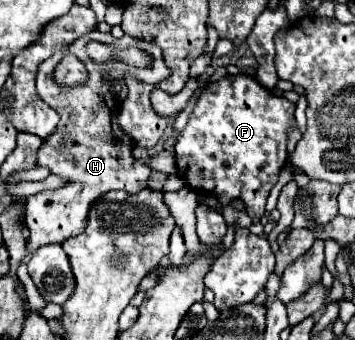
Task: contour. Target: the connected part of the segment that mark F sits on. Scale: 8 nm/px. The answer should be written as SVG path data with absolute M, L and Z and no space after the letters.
M247 74L223 76L219 82L209 84L195 102L195 108L189 116L185 130L181 132L175 144L177 158L177 176L195 192L205 192L219 200L219 206L213 208L221 212L223 206L229 206L233 200L241 200L245 212L251 218L261 218L265 214L265 200L269 190L275 186L281 168L289 160L287 154L287 130L295 126L295 104L283 96L275 96L271 90L263 88L257 80Z

